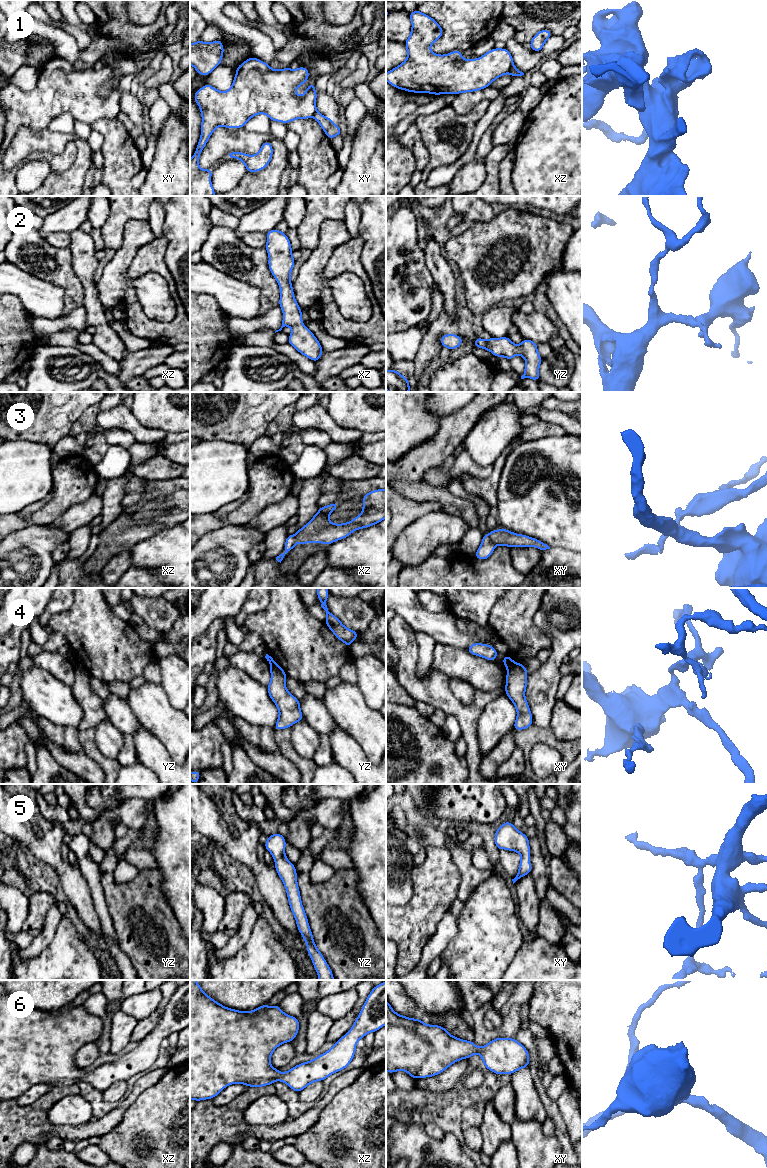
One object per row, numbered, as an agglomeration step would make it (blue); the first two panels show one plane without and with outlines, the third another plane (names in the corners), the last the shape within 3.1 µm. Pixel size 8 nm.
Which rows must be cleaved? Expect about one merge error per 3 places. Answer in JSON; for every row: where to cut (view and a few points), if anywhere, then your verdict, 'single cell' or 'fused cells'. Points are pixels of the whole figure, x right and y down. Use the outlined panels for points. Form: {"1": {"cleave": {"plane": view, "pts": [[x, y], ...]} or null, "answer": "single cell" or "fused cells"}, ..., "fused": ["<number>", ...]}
{"1": {"cleave": {"plane": "xz", "pts": [[512, 64], [509, 72]]}, "answer": "fused cells"}, "2": {"cleave": null, "answer": "single cell"}, "3": {"cleave": {"plane": "xy", "pts": [[488, 534], [495, 545]]}, "answer": "fused cells"}, "4": {"cleave": {"plane": "xy", "pts": [[513, 661], [507, 667]]}, "answer": "fused cells"}, "5": {"cleave": null, "answer": "single cell"}, "6": {"cleave": null, "answer": "single cell"}, "fused": ["1", "3", "4"]}

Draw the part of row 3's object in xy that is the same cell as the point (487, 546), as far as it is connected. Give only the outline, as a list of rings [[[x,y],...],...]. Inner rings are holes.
[[[484,534],[482,543],[480,547],[478,548],[478,550],[476,551],[474,556],[480,560],[488,559],[490,555],[493,553],[495,546],[496,545],[490,539],[489,535]]]

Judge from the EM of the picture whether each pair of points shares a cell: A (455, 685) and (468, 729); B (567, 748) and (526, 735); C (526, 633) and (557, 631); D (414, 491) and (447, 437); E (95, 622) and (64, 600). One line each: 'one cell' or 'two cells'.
A: two cells
B: one cell
C: two cells
D: two cells
E: two cells

